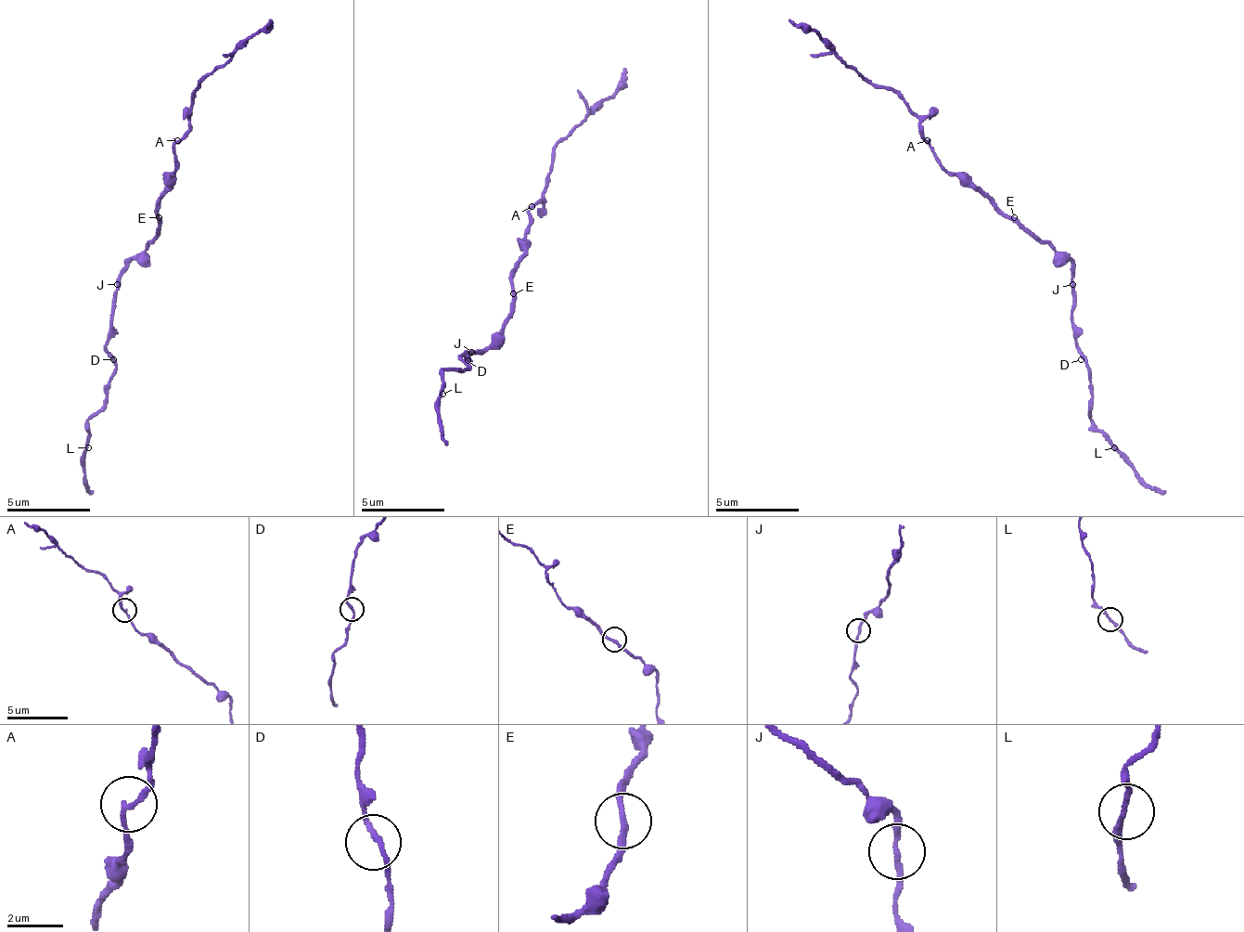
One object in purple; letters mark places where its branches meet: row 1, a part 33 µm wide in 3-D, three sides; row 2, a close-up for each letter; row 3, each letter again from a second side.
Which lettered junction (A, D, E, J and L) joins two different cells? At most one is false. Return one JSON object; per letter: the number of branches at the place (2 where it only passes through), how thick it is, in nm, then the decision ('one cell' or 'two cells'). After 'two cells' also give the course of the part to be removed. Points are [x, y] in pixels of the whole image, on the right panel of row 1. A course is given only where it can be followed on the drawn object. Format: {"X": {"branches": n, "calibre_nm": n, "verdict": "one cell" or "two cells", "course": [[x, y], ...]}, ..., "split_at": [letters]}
{"A": {"branches": 2, "calibre_nm": 180, "verdict": "two cells", "course": [[926, 141], [917, 129], [917, 116], [884, 87], [872, 87], [813, 29], [788, 20]]}, "D": {"branches": 2, "calibre_nm": 180, "verdict": "one cell"}, "E": {"branches": 2, "calibre_nm": 190, "verdict": "one cell"}, "J": {"branches": 2, "calibre_nm": 190, "verdict": "one cell"}, "L": {"branches": 2, "calibre_nm": 200, "verdict": "one cell"}, "split_at": ["A"]}

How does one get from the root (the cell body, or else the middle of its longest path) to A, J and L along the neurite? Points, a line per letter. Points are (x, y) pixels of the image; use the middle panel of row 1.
A: (509, 302), (513, 297), (513, 268), (521, 255), (521, 239), (530, 222), (530, 205)
J: (509, 302), (509, 318), (505, 323), (505, 331), (484, 352), (471, 352)
L: (509, 302), (505, 331), (484, 352), (459, 356), (468, 368), (446, 368), (442, 373), (442, 394)

